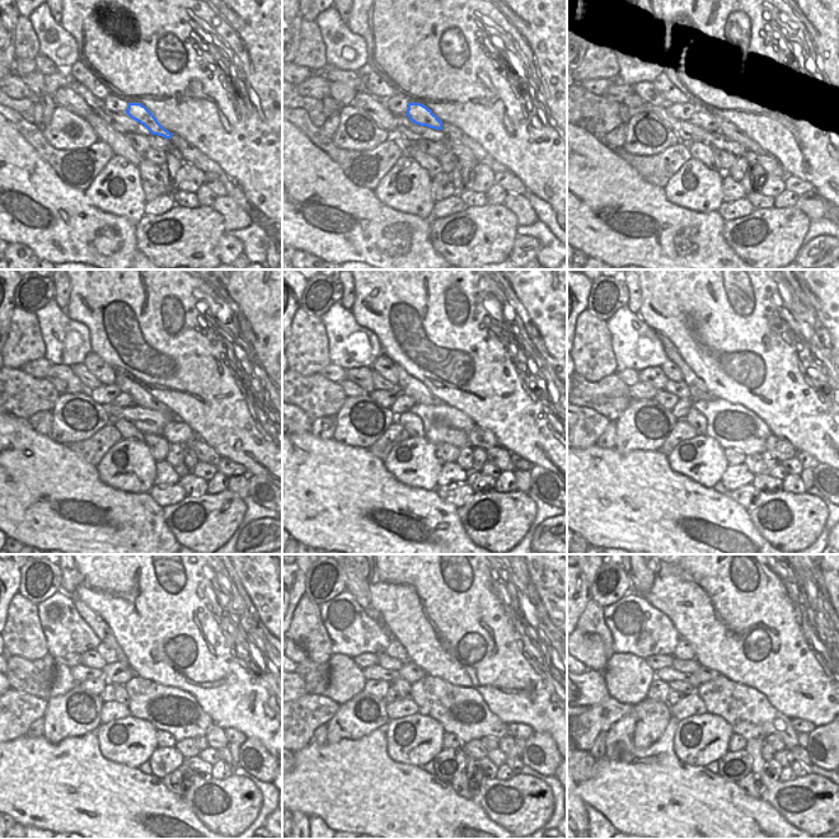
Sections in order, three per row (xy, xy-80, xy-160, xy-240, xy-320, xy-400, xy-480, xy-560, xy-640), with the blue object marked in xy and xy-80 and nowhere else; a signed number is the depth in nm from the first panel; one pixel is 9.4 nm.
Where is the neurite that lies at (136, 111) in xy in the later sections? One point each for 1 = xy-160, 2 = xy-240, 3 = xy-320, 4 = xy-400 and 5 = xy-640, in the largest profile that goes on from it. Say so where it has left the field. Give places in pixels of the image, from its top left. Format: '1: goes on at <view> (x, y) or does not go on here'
1: goes on at xy-160 (706, 120)
2: goes on at xy-240 (123, 401)
3: goes on at xy-320 (403, 403)
4: goes on at xy-400 (680, 409)
5: goes on at xy-640 (674, 697)

